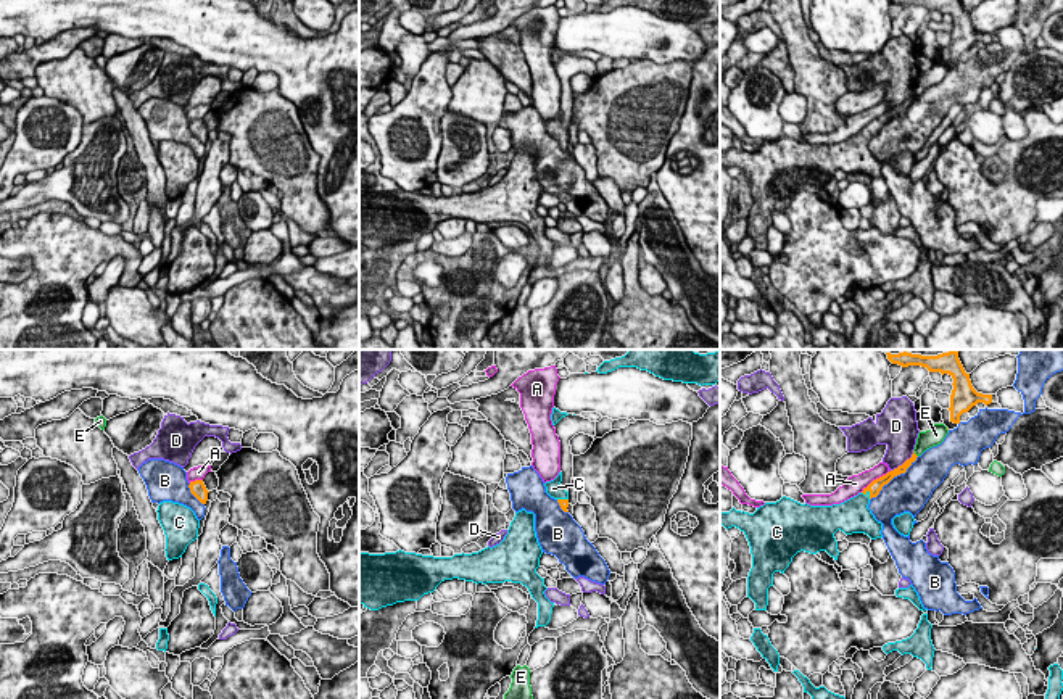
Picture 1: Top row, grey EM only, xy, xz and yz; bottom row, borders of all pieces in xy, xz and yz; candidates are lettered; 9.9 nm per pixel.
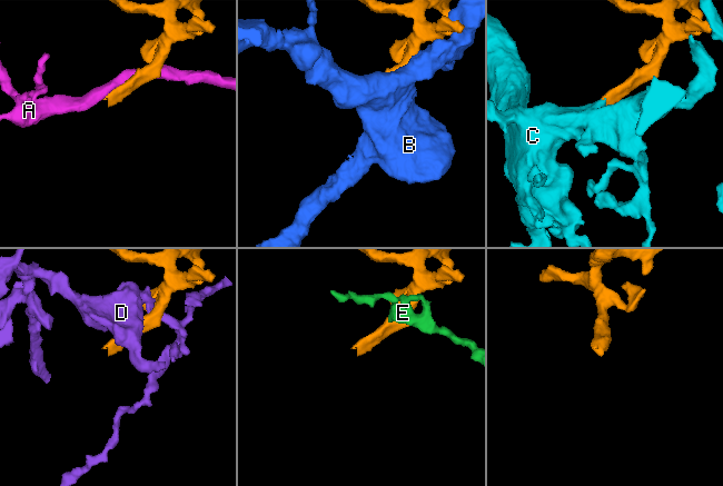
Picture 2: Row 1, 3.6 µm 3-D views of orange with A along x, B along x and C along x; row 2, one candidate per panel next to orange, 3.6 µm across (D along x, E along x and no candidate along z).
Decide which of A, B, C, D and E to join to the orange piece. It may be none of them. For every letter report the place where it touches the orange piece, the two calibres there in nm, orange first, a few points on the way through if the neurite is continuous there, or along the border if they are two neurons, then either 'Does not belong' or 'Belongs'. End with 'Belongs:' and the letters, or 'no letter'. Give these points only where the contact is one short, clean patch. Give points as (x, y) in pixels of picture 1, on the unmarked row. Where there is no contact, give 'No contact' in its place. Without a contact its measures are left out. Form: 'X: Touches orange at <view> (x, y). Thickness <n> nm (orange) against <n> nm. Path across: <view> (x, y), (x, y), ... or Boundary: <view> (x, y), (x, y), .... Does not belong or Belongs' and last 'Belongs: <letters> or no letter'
A: Touches orange at yz (873, 119). Thickness 140 nm (orange) against 190 nm. Does not belong
B: Touches orange at yz (894, 115). Thickness 140 nm (orange) against 400 nm. Does not belong
C: Touches orange at yz (865, 132). Thickness 140 nm (orange) against 320 nm. Path across: yz (875, 126), (865, 132), (852, 153). Belongs
D: Touches orange at yz (904, 102). Thickness 90 nm (orange) against 320 nm. Does not belong
E: Touches orange at yz (914, 92). Thickness 90 nm (orange) against 170 nm. Boundary: yz (914, 89), (917, 95). Does not belong
Belongs: C

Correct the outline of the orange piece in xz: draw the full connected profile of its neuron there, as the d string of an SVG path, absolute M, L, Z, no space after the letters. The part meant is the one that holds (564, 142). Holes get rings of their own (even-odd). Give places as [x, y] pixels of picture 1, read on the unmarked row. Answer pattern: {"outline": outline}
{"outline": "M559 111L559 114L554 119L544 122L546 132L559 142L564 151L569 151L567 150L569 130L562 127L560 121L562 121L562 111Z"}

